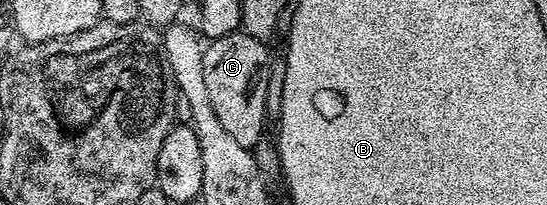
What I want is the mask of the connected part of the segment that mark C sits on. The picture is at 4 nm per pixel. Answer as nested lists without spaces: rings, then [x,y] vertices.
[[[240,29],[232,35],[210,40],[203,53],[205,89],[209,89],[209,101],[213,101],[213,113],[217,121],[225,125],[225,133],[229,133],[238,144],[252,149],[265,135],[263,122],[267,119],[267,90],[271,87],[271,55],[267,52],[267,46],[264,40],[248,35]]]

